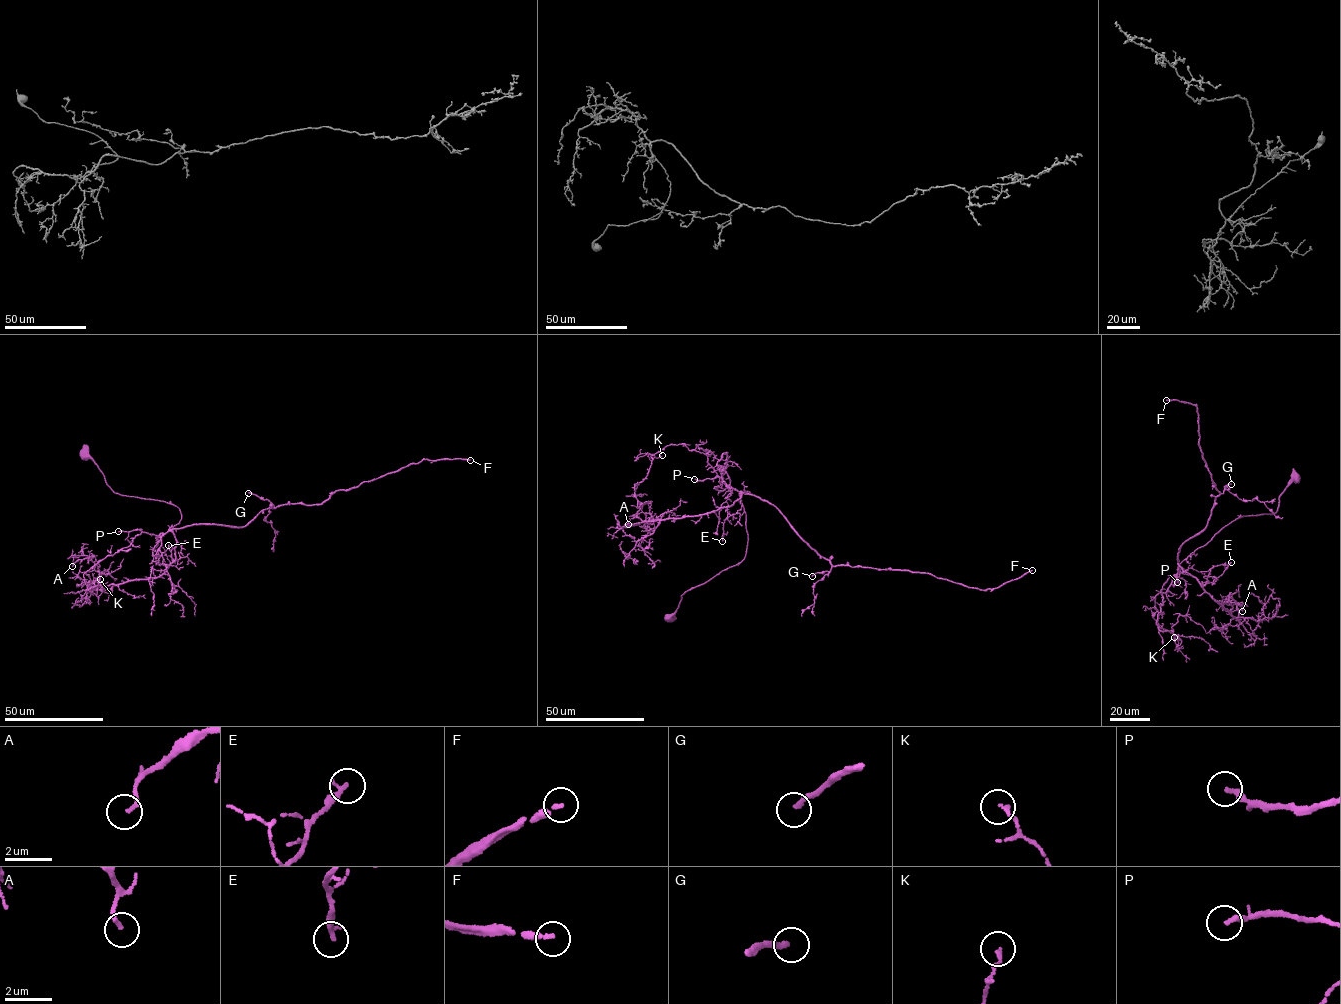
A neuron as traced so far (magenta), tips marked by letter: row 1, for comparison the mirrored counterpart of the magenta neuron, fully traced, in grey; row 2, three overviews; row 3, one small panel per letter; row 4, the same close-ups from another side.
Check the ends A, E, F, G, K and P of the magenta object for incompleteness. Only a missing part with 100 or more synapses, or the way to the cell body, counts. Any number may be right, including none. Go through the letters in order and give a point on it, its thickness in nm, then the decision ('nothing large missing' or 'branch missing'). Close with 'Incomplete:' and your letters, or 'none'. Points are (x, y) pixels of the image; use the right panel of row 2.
A: at (1242, 611); 180 nm thick; nothing large missing
E: at (1231, 562); 240 nm thick; nothing large missing
F: at (1166, 400); 160 nm thick; branch missing
G: at (1231, 484); 240 nm thick; branch missing
K: at (1174, 637); 160 nm thick; nothing large missing
P: at (1177, 582); 240 nm thick; nothing large missing
Incomplete: F, G

